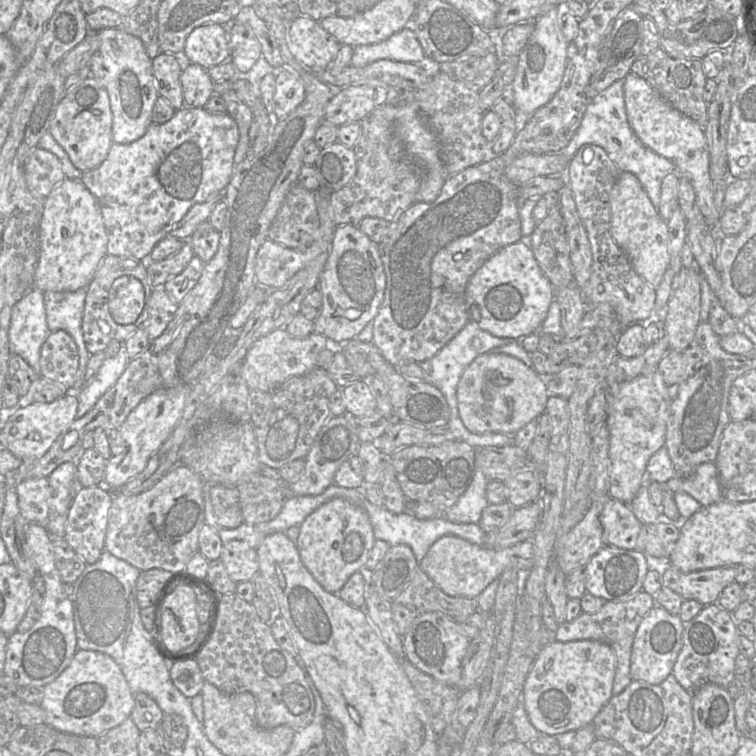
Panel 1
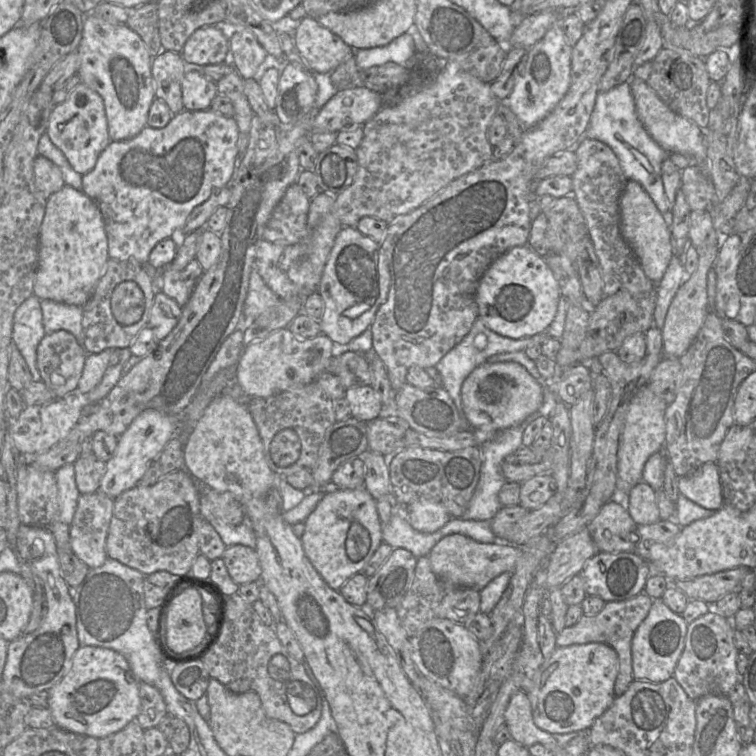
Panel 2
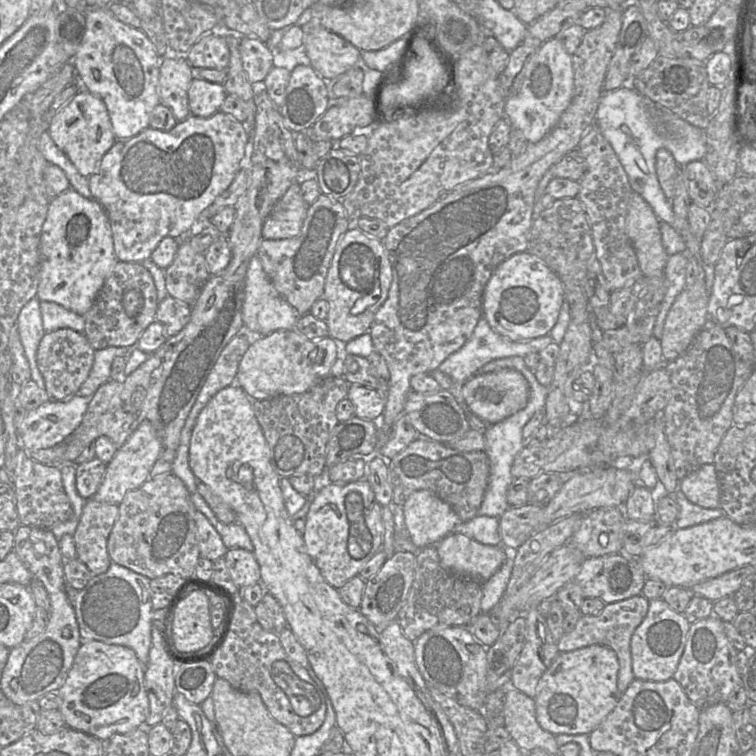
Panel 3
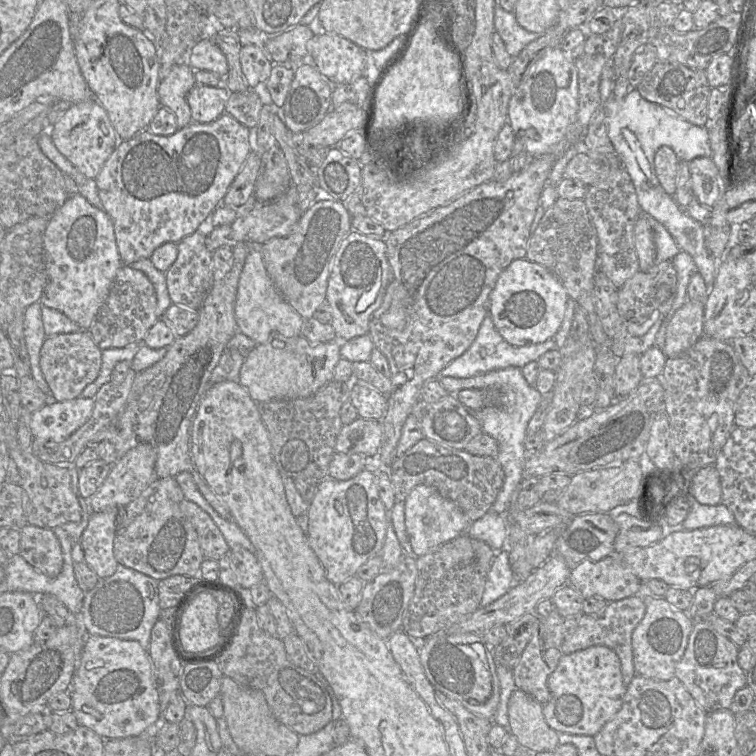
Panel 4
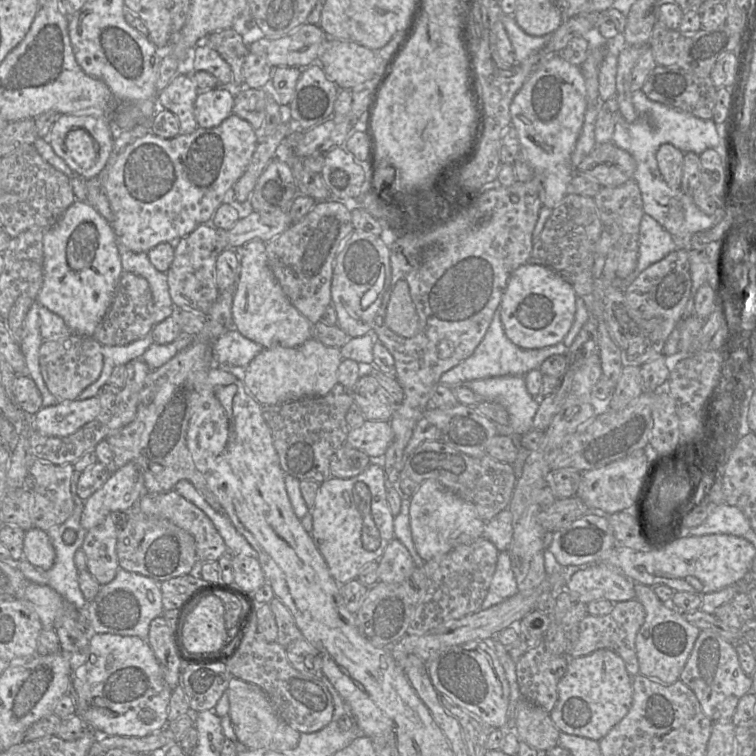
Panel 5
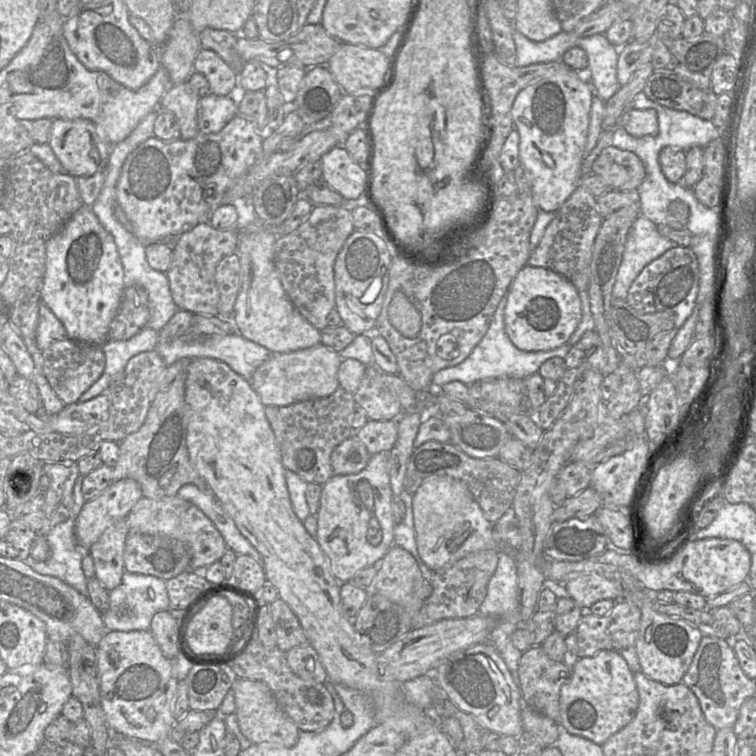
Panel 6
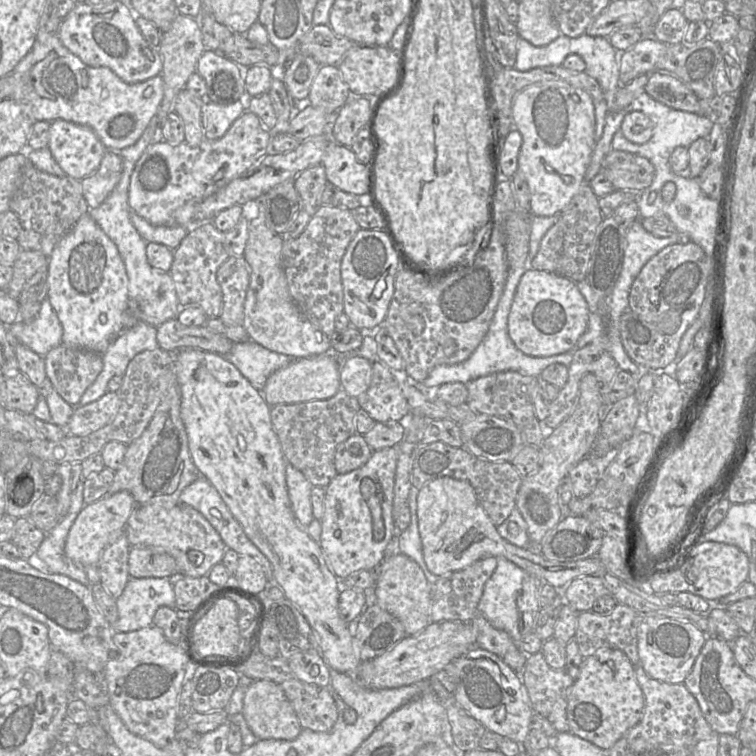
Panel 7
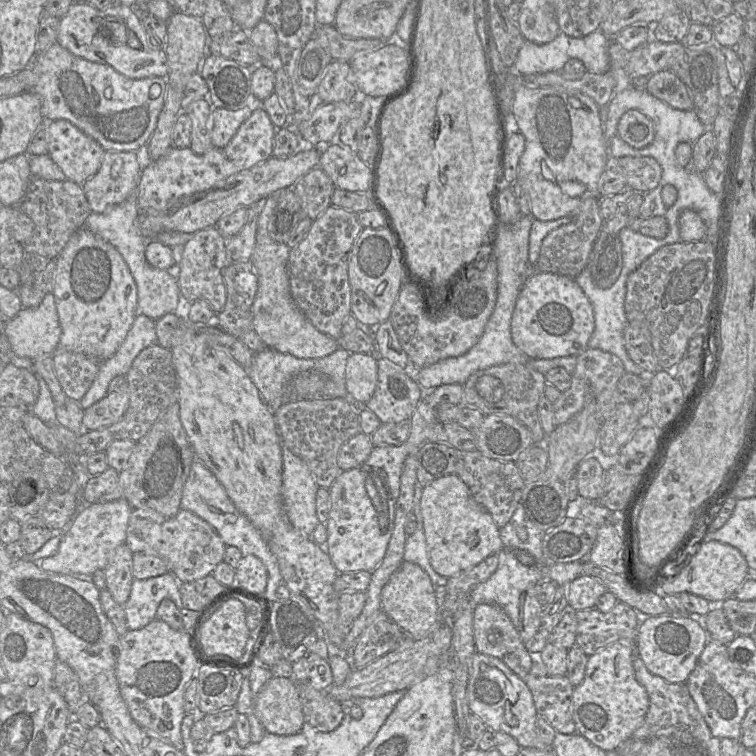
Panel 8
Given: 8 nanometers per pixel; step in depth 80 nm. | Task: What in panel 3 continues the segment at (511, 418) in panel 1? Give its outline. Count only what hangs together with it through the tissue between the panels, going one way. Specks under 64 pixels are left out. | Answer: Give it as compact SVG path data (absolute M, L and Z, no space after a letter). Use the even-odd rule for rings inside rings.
M505 368L471 377L462 387L462 395L476 416L487 424L495 424L524 409L530 394L529 383L517 370Z

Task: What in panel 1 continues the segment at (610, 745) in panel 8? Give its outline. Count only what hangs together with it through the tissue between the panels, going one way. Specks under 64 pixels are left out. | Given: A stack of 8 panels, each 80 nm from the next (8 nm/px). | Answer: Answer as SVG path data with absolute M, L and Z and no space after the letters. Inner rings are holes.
M553 639L545 645L534 660L522 694L522 702L532 725L543 734L556 736L592 724L596 715L613 696L615 660L614 651L609 645L595 640L561 642Z

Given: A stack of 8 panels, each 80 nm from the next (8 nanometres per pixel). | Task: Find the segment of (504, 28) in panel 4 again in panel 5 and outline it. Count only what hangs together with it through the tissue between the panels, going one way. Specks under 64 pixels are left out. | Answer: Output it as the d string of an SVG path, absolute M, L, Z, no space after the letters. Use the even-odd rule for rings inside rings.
M501 14L500 21L503 23L511 41L515 60L518 64L540 51L551 38L551 34L544 36L531 36L526 34L517 24L514 15Z

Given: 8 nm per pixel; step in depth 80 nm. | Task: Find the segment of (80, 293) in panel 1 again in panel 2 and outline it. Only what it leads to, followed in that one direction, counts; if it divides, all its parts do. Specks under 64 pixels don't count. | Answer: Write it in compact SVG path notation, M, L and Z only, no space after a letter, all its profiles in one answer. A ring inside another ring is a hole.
M49 299L40 300L43 326L46 334L65 330L70 332L84 349L82 330L82 307L56 302Z

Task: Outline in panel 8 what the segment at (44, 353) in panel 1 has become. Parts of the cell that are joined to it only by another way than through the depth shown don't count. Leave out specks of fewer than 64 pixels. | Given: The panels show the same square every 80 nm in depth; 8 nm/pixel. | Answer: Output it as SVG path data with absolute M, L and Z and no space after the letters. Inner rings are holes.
M56 351L52 361L57 380L65 395L76 402L84 397L100 368L100 363L71 351Z

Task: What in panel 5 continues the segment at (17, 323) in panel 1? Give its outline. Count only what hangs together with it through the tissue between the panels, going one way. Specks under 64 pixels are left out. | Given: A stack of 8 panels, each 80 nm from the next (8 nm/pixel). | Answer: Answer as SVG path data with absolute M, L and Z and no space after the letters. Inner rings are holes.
M35 301L26 315L20 348L26 362L25 374L35 382L43 399L43 407L47 407L56 405L58 401L47 388L40 370L39 350L43 339L40 335L39 306L40 304Z

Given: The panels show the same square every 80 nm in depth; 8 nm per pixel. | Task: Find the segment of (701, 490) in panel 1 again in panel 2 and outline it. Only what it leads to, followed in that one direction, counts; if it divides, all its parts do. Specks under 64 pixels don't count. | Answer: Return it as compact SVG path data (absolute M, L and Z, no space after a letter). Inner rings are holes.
M707 462L691 474L679 477L681 494L699 506L717 511L723 506L722 487L716 463Z

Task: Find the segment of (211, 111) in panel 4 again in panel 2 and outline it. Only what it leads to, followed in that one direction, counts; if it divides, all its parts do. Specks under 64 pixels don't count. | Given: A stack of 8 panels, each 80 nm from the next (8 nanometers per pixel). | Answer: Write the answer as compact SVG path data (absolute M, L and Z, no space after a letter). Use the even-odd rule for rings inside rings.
M199 70L185 72L182 80L184 109L190 111L208 110L217 94L217 82L208 79Z

